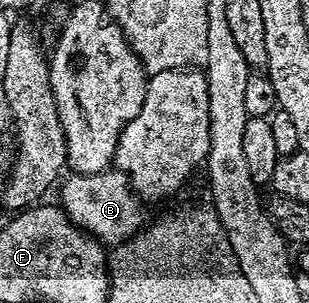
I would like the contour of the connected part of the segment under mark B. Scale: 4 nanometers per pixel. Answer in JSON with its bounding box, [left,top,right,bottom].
[60,169,142,245]

